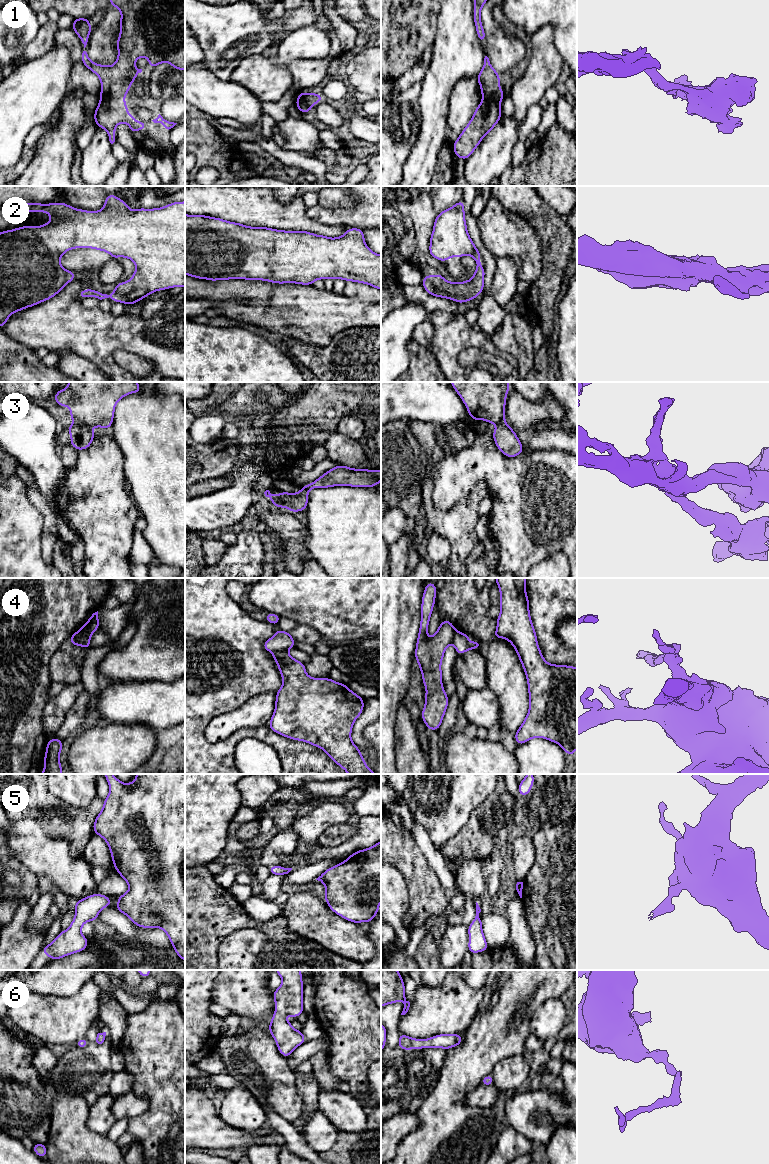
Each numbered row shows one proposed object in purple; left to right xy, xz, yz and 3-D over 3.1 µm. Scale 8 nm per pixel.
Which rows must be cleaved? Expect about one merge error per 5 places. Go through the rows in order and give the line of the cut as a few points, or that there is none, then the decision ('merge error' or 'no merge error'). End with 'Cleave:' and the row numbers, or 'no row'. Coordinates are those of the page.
1: no cut | no merge error
2: no cut | no merge error
3: xy (75, 422), (89, 427) | merge error
4: xy (90, 634), (81, 634), (75, 644) | merge error
5: no cut | no merge error
6: no cut | no merge error
Cleave: 3, 4

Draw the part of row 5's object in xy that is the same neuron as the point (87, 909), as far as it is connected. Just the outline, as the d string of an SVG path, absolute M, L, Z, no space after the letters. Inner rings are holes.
M93 894L75 902L75 916L69 928L61 931L59 935L41 953L51 960L57 960L81 952L88 946L88 939L82 935L81 929L88 921L95 922L100 911L109 907L111 900L107 895Z

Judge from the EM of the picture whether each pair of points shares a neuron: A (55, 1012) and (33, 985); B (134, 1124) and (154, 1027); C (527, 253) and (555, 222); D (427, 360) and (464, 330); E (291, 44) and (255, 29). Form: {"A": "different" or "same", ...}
{"A": "different", "B": "same", "C": "different", "D": "different", "E": "different"}

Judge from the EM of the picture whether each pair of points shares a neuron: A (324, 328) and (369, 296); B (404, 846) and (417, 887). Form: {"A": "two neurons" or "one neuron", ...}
{"A": "two neurons", "B": "one neuron"}

